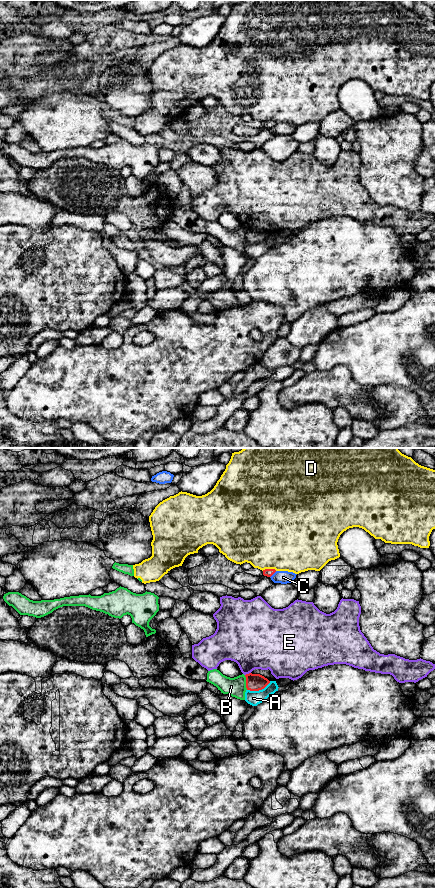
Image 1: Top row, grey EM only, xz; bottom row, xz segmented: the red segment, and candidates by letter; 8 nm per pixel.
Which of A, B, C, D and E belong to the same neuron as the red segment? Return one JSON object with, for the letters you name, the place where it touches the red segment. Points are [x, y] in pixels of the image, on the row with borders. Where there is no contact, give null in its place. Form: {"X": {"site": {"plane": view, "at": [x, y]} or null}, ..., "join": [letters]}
{"join": []}

